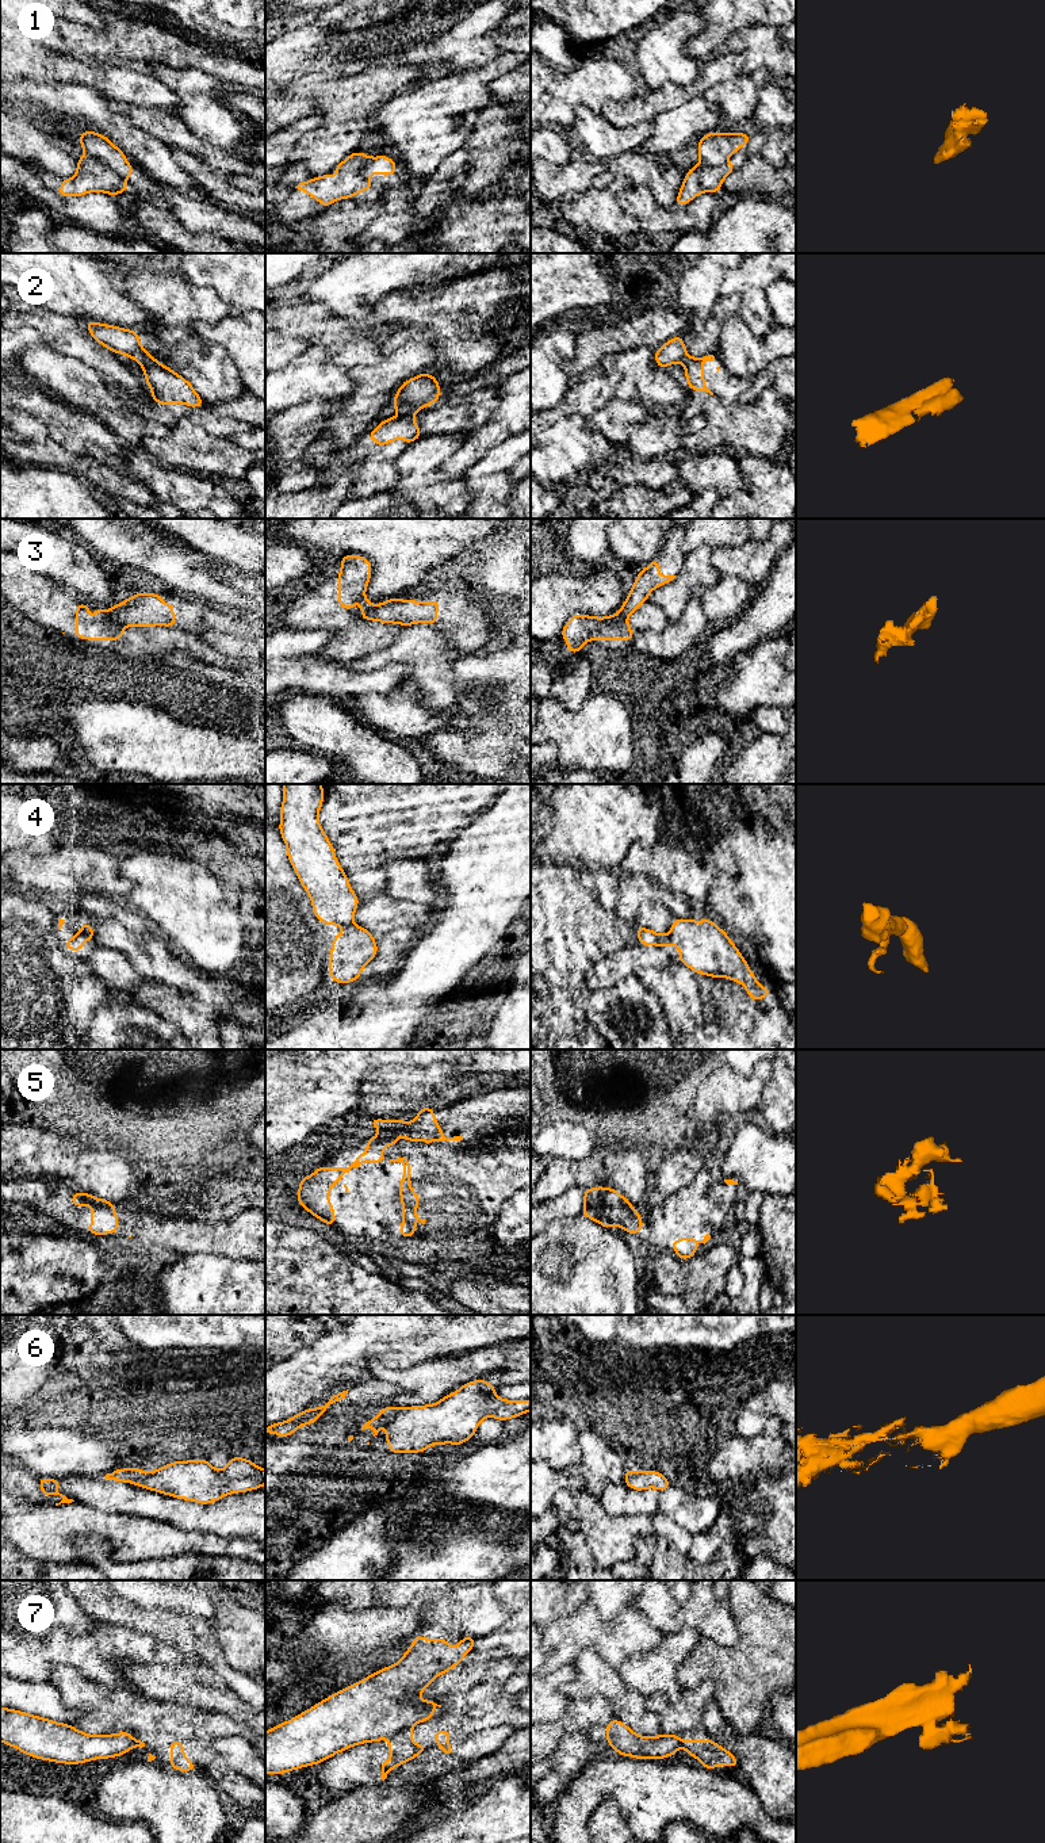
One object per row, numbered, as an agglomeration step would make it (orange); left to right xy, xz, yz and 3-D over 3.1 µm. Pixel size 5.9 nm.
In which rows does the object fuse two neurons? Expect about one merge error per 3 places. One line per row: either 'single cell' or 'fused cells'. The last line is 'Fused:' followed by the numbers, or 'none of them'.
1: fused cells
2: fused cells
3: fused cells
4: single cell
5: single cell
6: fused cells
7: fused cells
Fused: 1, 2, 3, 6, 7

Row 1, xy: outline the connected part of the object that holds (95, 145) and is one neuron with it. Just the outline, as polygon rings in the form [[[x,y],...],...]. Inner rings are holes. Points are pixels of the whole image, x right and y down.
[[[85,130],[80,134],[80,145],[89,157],[102,161],[116,173],[125,177],[133,176],[133,167],[125,153],[103,134]]]

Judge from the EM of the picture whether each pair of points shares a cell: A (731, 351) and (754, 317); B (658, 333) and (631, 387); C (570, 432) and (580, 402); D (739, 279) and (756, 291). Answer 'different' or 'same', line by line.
A: different
B: different
C: different
D: same

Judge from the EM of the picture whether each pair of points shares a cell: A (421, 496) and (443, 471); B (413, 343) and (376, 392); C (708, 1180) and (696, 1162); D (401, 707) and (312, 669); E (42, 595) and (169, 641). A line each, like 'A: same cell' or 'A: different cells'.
A: different cells
B: same cell
C: different cells
D: different cells
E: same cell

